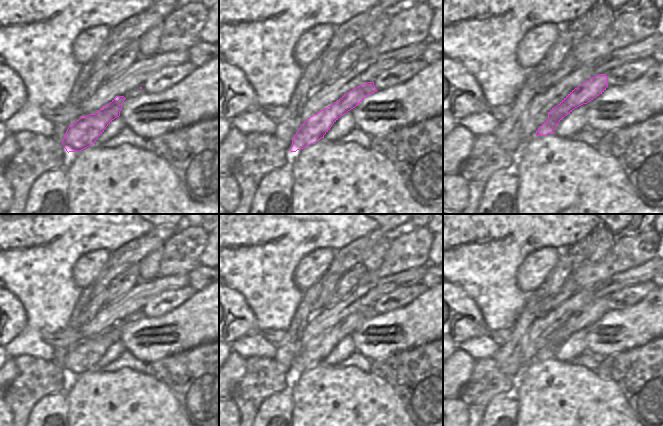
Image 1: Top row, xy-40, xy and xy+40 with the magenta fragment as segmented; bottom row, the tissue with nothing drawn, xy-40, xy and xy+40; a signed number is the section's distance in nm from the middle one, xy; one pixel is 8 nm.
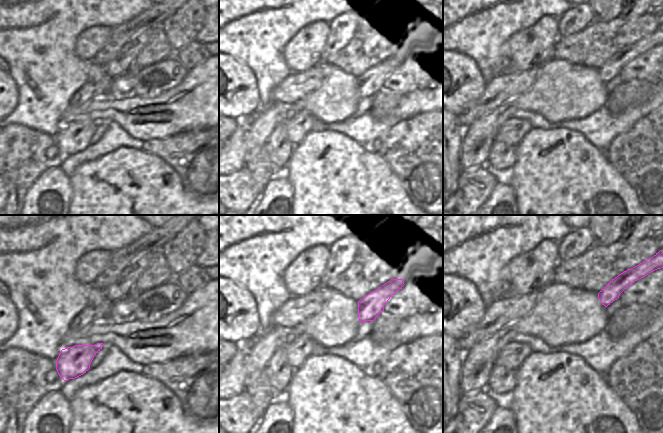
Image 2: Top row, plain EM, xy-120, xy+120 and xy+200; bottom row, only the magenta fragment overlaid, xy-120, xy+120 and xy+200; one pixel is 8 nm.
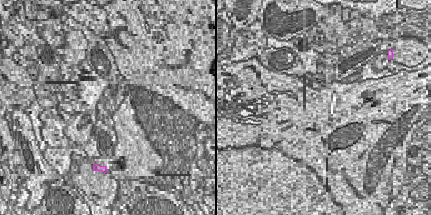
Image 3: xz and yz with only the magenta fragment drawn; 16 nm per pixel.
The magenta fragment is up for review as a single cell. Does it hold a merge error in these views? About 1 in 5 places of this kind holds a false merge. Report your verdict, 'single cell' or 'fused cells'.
single cell

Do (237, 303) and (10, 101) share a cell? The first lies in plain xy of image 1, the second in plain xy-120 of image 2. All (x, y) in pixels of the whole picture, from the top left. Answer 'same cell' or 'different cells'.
same cell

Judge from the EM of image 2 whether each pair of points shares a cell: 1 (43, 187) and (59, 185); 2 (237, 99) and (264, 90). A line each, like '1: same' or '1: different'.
1: same
2: different

